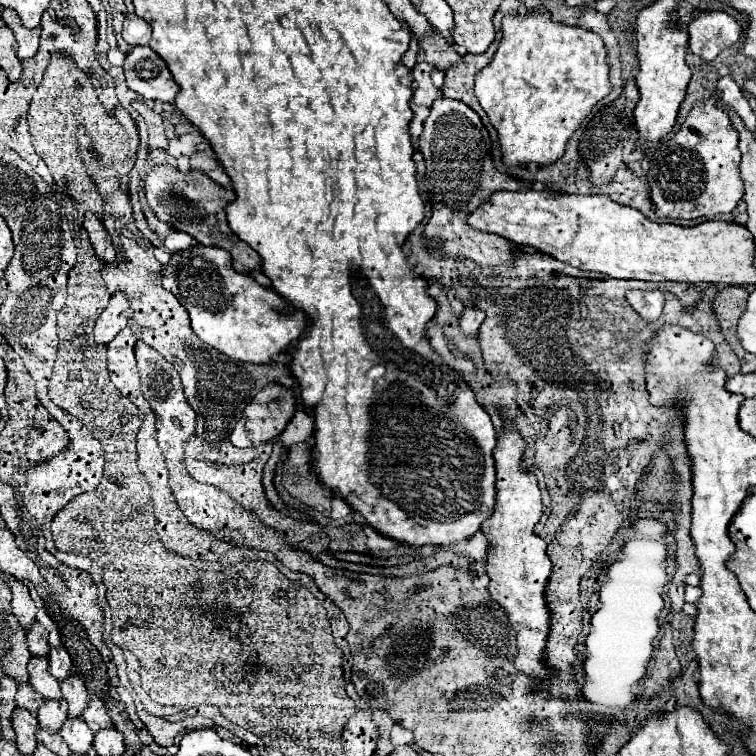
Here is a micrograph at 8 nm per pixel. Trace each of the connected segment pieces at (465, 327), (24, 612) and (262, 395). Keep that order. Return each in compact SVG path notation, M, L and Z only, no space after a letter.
M465 308L463 316L459 318L459 322L461 322L461 332L463 332L465 336L475 336L475 334L479 332L479 326L481 326L483 318L485 318L485 314L483 314L481 310Z
M9 578L9 588L11 588L11 594L13 594L13 600L11 600L11 610L13 610L13 616L19 620L19 624L27 630L31 628L31 624L35 622L35 614L37 614L37 606L29 594L29 588L23 586L21 582L17 582L15 578Z
M271 382L249 402L249 406L245 408L245 416L243 416L241 424L235 426L235 430L231 432L231 442L237 448L247 448L247 446L271 442L275 436L279 436L285 430L285 426L293 418L295 410L297 410L297 398L295 398L293 390Z

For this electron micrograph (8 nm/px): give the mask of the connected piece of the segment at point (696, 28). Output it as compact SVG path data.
M701 12L687 26L689 32L689 50L701 56L705 62L711 62L725 48L733 46L741 38L739 22L727 12Z

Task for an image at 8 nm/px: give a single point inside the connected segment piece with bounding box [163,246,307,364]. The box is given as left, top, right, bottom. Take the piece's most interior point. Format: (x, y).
(229, 311)

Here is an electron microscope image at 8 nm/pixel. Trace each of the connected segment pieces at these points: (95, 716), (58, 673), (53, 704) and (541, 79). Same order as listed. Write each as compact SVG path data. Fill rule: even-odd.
M97 696L89 698L89 706L83 712L83 720L87 722L87 726L93 732L99 732L99 730L105 730L105 728L113 728L109 712L107 712L103 700L99 700Z
M53 648L49 652L49 672L61 682L67 680L73 672L71 672L71 656L67 654L65 648Z
M45 700L43 706L37 710L37 720L41 728L47 728L49 732L59 732L63 726L63 720L67 720L67 702L65 700Z
M535 8L535 12L527 12L523 16L505 16L501 30L503 38L491 64L475 78L475 96L499 132L503 162L507 166L527 166L531 162L539 166L551 164L563 156L571 134L579 128L591 108L611 90L607 46L599 34L581 26L553 22L547 8Z

